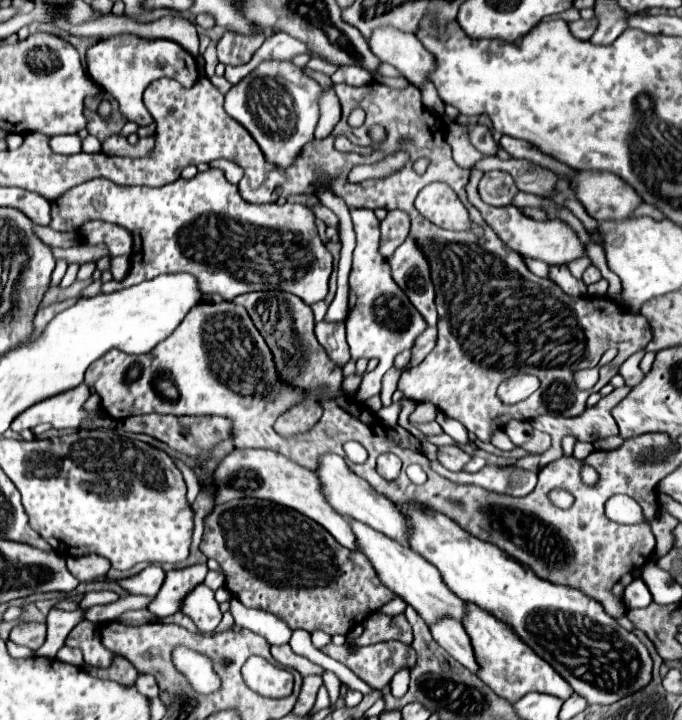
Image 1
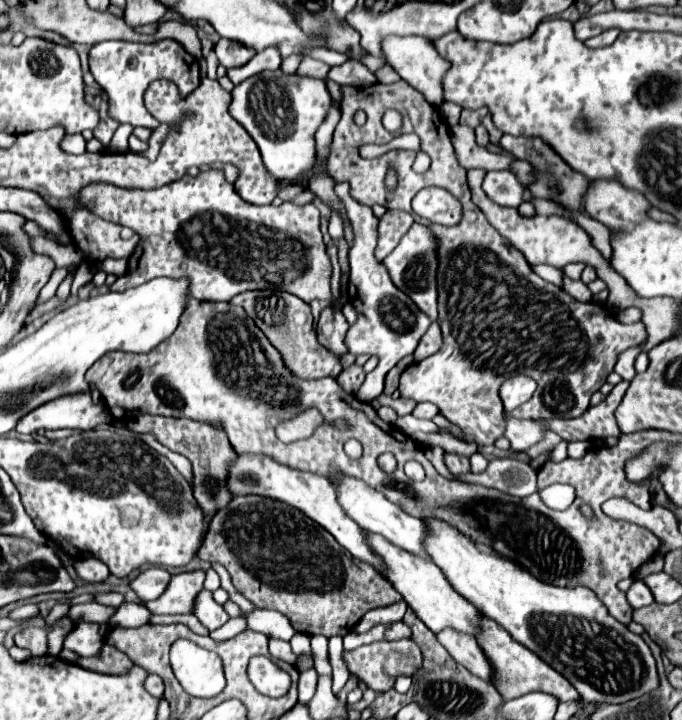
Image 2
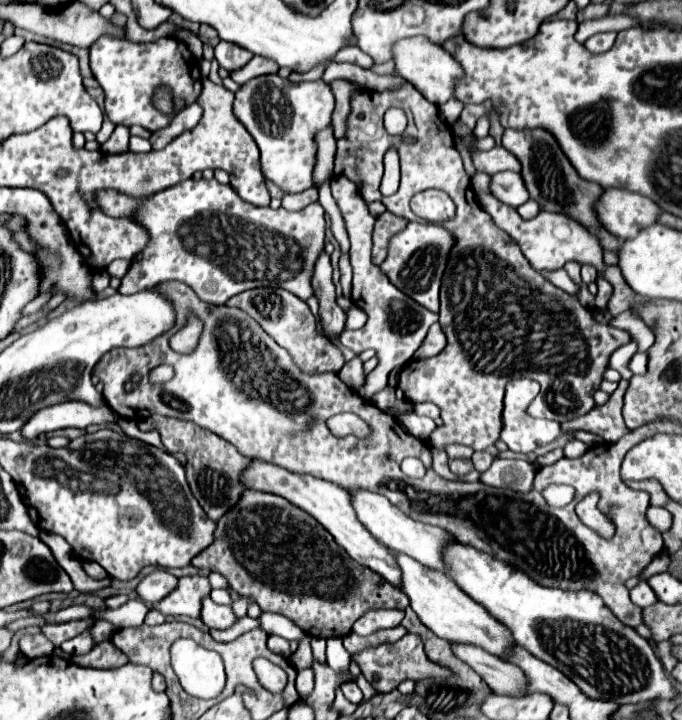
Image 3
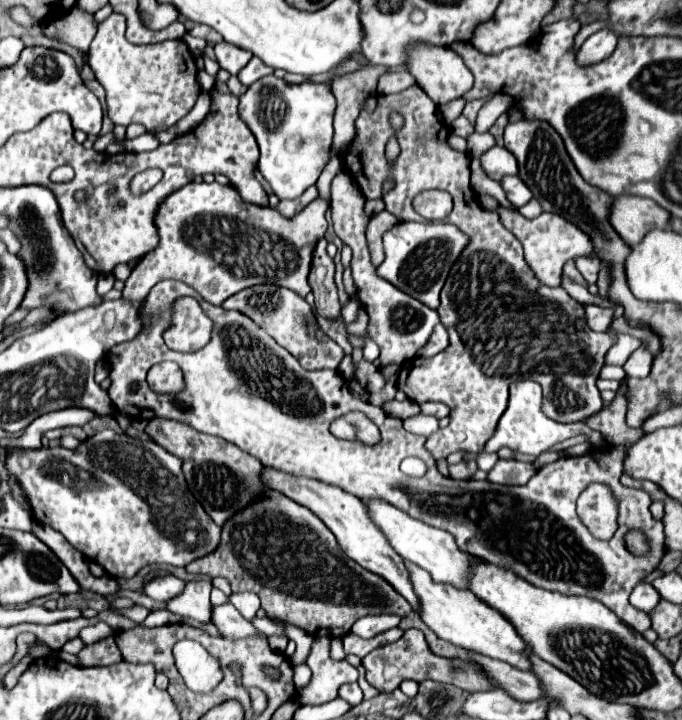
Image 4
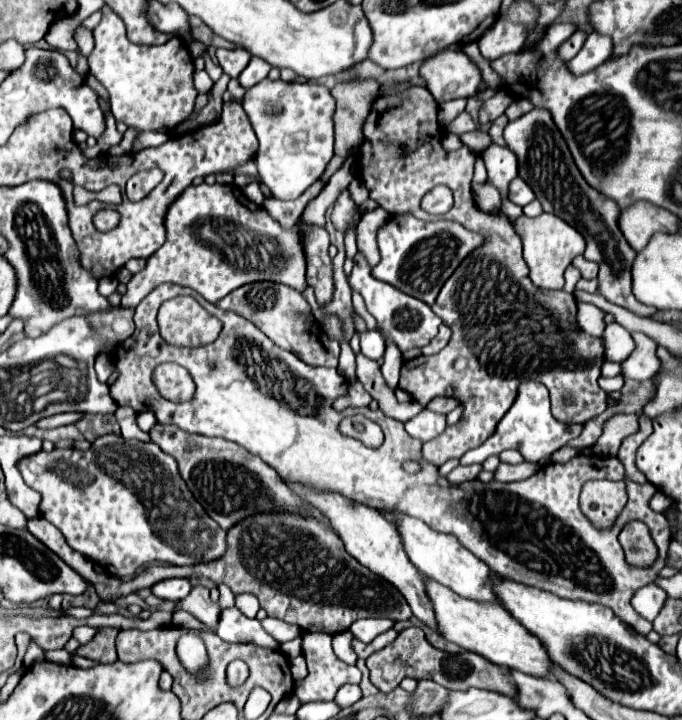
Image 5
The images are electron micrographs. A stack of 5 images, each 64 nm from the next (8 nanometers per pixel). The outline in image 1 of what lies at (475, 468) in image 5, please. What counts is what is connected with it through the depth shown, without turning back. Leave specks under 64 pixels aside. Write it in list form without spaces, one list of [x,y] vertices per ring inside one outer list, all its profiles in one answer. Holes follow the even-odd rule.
[[[442,446],[442,448],[438,448],[438,450],[440,450],[440,452],[438,452],[440,464],[442,464],[444,468],[452,470],[452,472],[460,472],[460,470],[466,466],[466,462],[470,460],[470,456],[468,456],[462,448],[458,448],[458,446]]]

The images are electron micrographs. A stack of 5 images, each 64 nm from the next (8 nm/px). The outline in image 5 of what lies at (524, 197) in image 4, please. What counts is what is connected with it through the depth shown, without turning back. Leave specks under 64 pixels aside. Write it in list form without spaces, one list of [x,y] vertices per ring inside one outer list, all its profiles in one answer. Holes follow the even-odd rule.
[[[516,178],[516,180],[512,180],[512,184],[510,184],[508,198],[510,198],[510,202],[514,202],[514,204],[518,204],[518,206],[526,206],[526,204],[530,204],[536,196],[534,196],[532,188],[530,188],[522,178]]]

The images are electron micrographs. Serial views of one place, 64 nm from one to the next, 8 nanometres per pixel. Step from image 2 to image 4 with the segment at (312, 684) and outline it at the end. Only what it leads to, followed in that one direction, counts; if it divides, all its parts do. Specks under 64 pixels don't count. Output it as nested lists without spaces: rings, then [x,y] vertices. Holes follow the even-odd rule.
[[[294,664],[294,684],[300,688],[308,684],[310,680],[310,668],[306,664]]]

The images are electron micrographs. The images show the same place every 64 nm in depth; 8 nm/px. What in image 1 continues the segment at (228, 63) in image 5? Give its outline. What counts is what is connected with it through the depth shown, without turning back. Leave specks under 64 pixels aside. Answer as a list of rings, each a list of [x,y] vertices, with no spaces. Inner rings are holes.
[[[232,32],[224,34],[216,46],[218,60],[224,66],[242,66],[250,62],[254,52],[262,46],[262,40],[244,40],[244,36],[232,36]]]

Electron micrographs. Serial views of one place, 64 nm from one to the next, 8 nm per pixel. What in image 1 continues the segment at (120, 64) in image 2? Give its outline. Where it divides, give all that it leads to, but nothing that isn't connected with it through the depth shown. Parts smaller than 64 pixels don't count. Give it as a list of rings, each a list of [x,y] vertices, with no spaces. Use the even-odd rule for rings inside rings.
[[[112,36],[108,40],[100,40],[88,48],[88,74],[92,80],[102,86],[118,104],[120,114],[128,122],[136,122],[138,126],[150,126],[152,116],[146,112],[142,94],[144,88],[158,78],[172,78],[180,82],[184,88],[192,88],[198,80],[196,58],[172,40],[140,40],[136,36]]]

